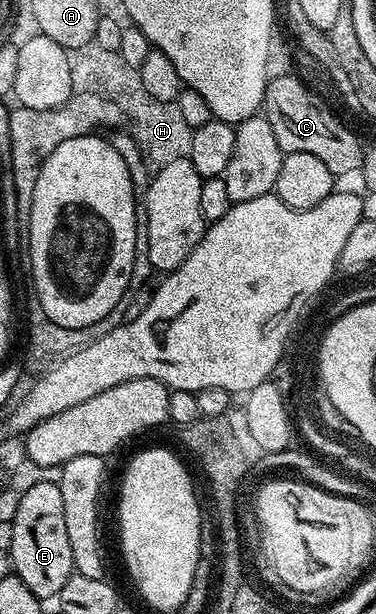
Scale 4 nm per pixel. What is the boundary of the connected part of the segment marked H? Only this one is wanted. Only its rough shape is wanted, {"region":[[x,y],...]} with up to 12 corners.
{"region":[[93,41],[68,60],[73,92],[122,109],[149,164],[188,158],[193,127],[139,70]]}

